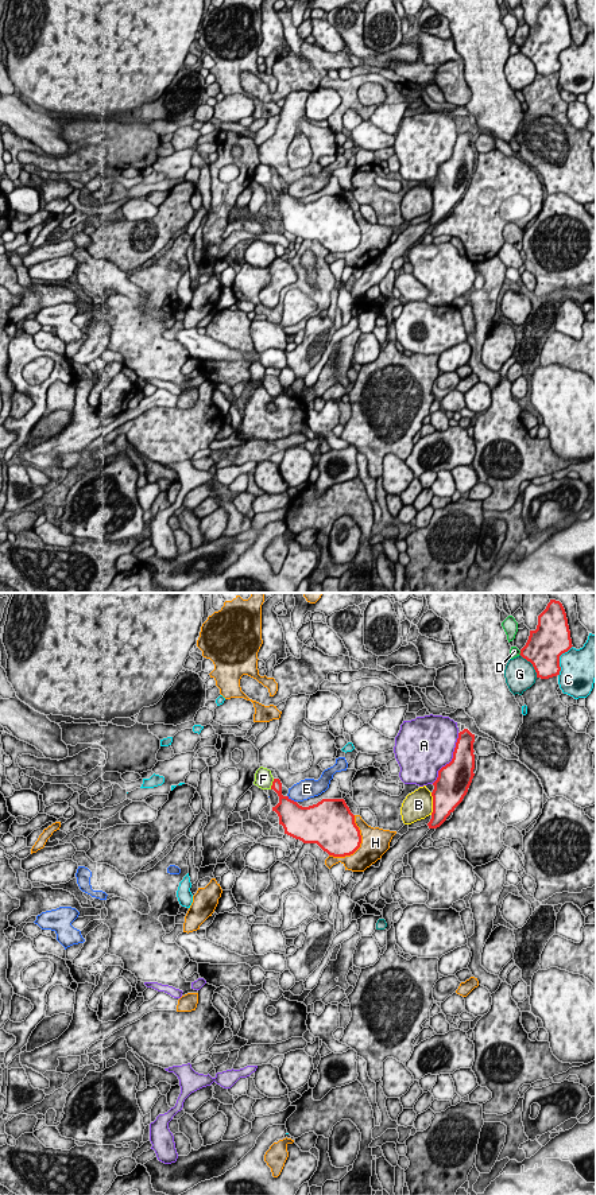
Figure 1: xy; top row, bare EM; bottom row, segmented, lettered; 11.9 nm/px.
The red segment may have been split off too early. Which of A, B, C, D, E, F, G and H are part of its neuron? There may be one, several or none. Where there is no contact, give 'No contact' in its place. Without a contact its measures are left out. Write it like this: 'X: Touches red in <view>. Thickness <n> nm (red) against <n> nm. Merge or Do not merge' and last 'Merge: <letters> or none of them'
A: Touches red in xy. Thickness 380 nm (red) against 460 nm. Do not merge
B: Touches red in xy. Thickness 380 nm (red) against 340 nm. Do not merge
C: Touches red in xy. Thickness 440 nm (red) against 420 nm. Do not merge
D: Touches red in xy. Thickness 400 nm (red) against 120 nm. Do not merge
E: Touches red in xy. Thickness 360 nm (red) against 240 nm. Do not merge
F: Touches red in xy. Thickness 130 nm (red) against 220 nm. Do not merge
G: Touches red in xy. Thickness 420 nm (red) against 360 nm. Do not merge
H: Touches red in xy. Thickness 460 nm (red) against 340 nm. Do not merge
Merge: none of them

